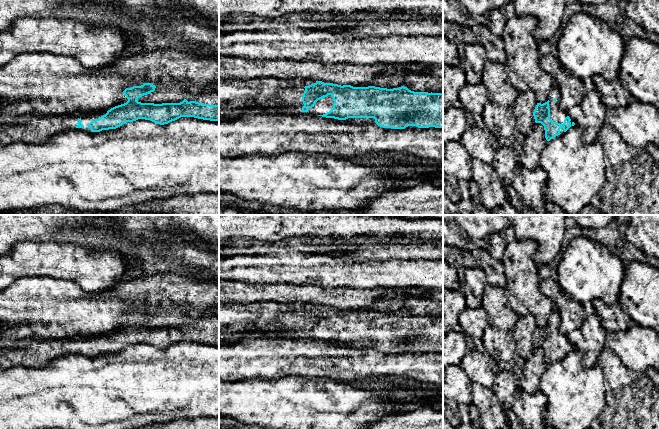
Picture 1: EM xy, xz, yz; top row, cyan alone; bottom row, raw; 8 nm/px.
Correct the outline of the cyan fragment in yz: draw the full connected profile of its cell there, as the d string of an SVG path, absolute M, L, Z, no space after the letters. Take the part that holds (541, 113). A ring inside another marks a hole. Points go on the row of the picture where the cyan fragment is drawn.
M554 84L549 92L548 101L543 104L537 103L533 112L535 122L544 126L547 141L564 134L570 127L575 125L567 115L567 111L559 107L559 100L559 88Z

